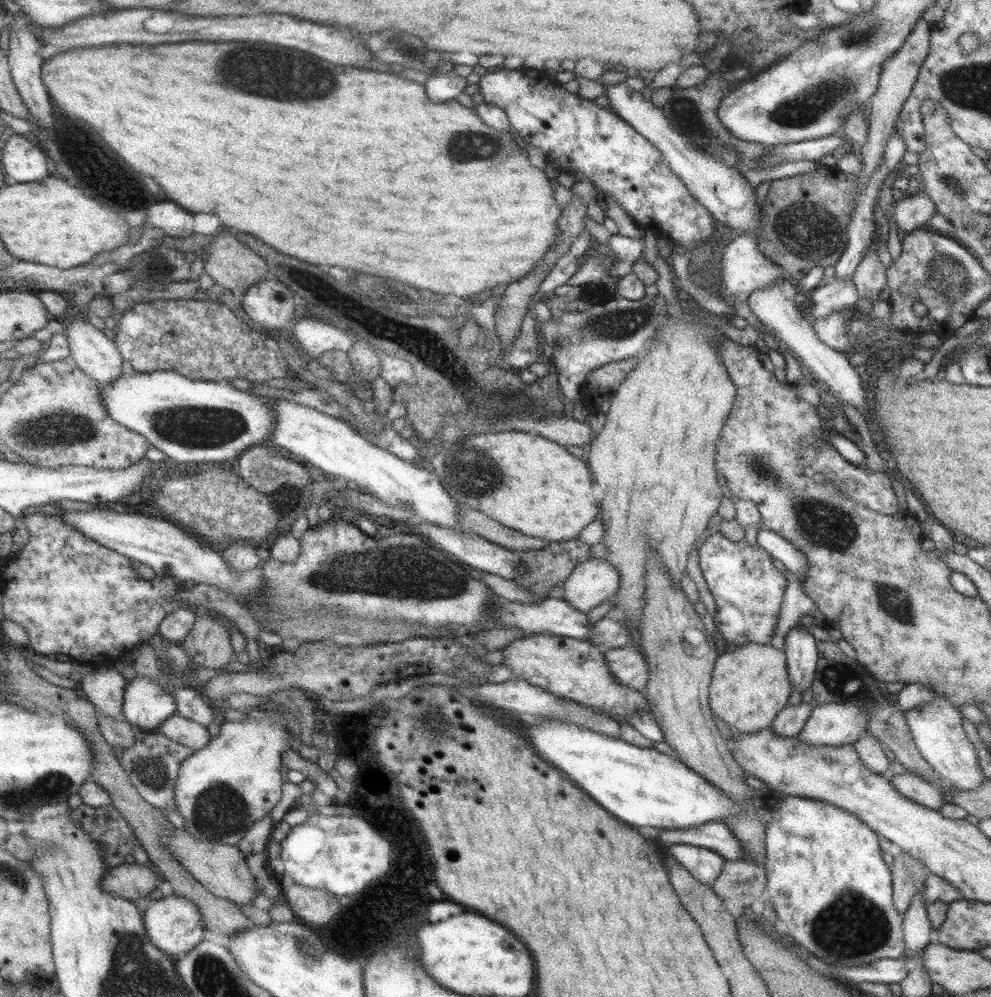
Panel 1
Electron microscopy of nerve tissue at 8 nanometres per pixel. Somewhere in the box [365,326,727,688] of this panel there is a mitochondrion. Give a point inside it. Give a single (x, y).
(467, 483)

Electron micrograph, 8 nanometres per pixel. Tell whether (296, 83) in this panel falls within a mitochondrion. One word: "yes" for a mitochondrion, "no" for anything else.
yes

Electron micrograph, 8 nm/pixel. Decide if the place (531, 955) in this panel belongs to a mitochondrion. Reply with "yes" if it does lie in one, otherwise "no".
no

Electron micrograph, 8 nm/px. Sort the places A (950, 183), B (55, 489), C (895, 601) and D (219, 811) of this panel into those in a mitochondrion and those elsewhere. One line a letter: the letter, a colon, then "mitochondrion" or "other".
A: mitochondrion
B: other
C: mitochondrion
D: mitochondrion

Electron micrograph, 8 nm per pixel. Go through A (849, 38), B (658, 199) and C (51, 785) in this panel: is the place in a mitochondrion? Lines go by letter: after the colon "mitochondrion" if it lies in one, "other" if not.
A: mitochondrion
B: other
C: mitochondrion

